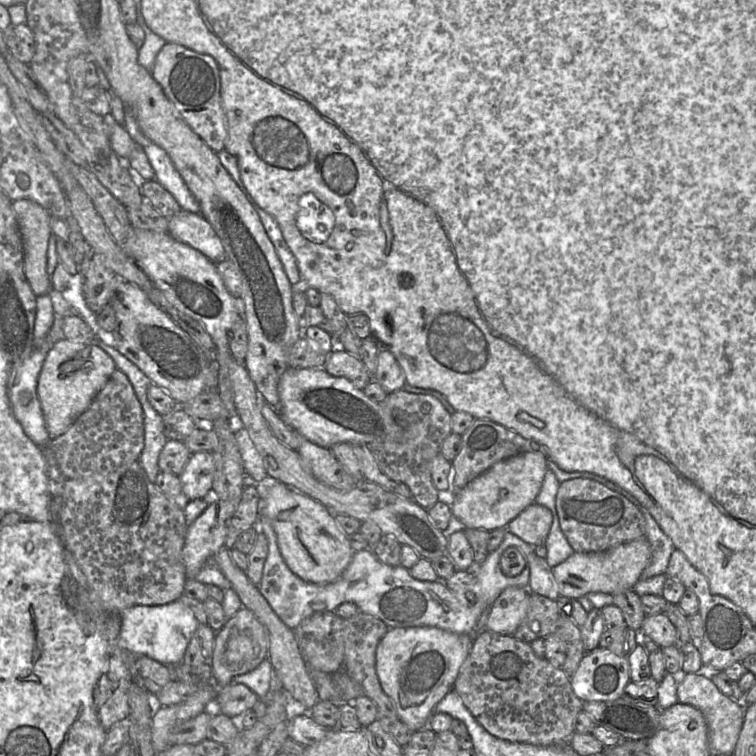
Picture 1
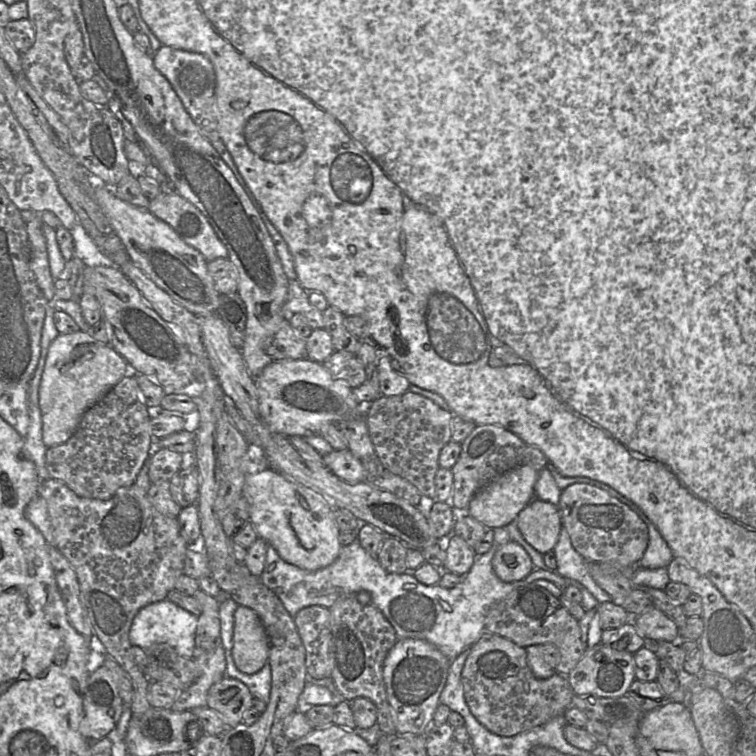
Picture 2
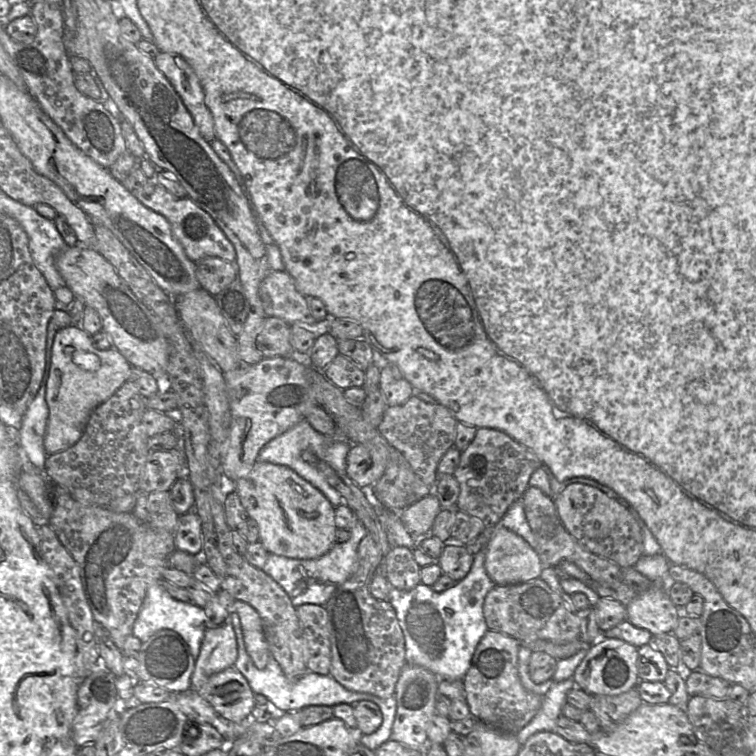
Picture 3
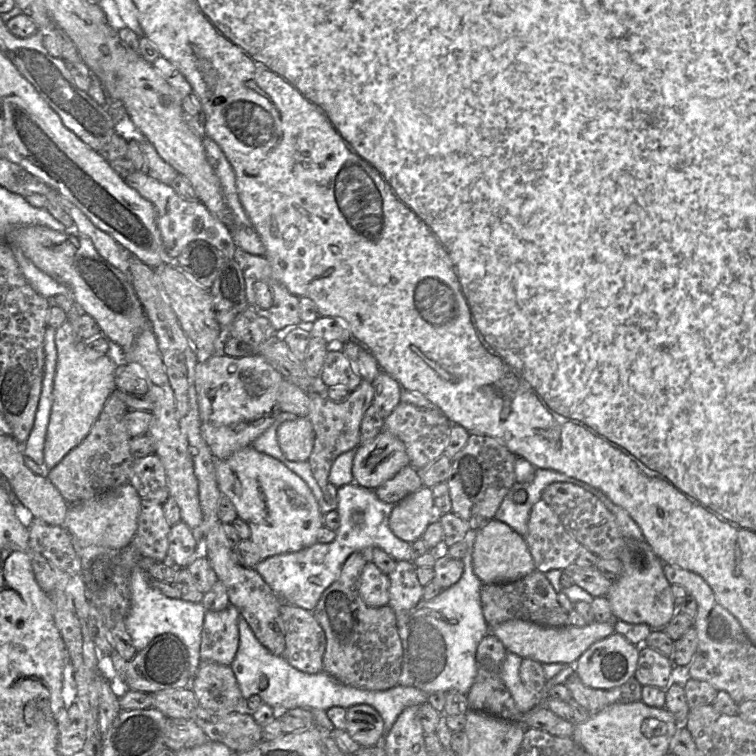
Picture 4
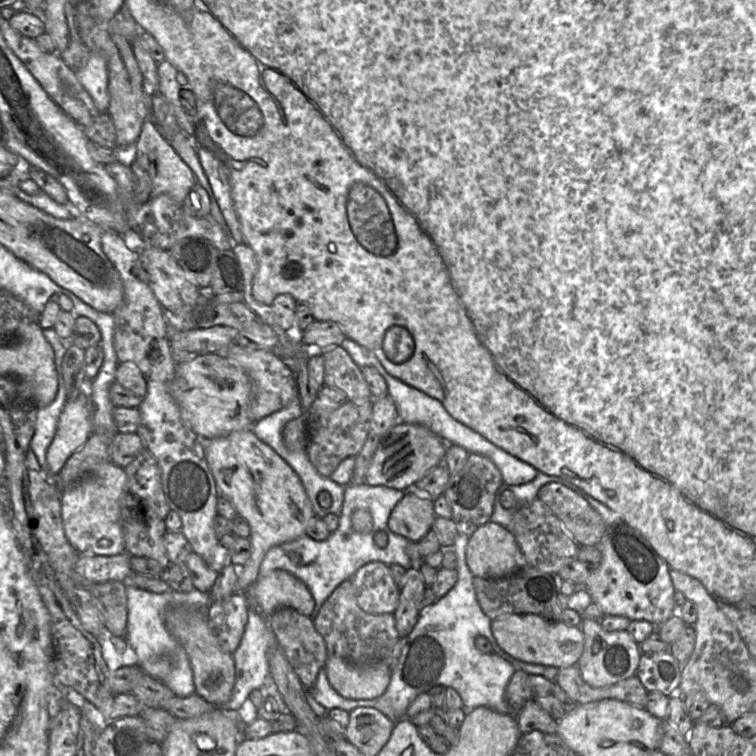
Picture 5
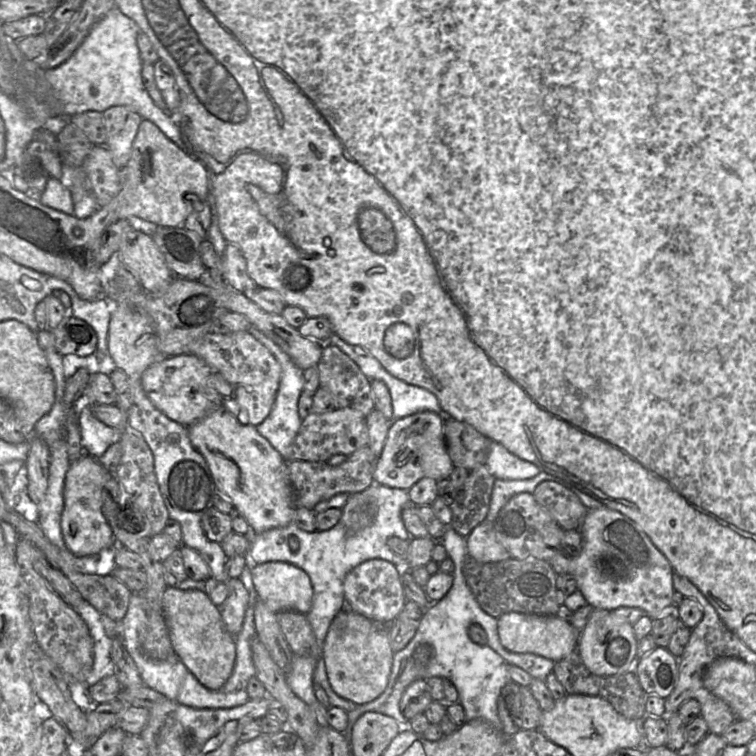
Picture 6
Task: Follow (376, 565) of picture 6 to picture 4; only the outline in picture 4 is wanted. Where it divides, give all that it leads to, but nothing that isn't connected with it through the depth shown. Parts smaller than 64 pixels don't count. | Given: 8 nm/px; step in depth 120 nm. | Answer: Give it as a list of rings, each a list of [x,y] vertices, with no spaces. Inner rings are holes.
[[[368,561],[359,581],[359,592],[363,601],[371,607],[389,604],[390,579],[374,562]]]

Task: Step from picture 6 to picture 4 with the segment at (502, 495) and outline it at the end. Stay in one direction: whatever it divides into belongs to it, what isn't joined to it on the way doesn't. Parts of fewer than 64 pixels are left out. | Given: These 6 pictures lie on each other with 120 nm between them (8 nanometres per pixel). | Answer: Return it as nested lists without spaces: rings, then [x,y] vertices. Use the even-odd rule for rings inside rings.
[[[536,469],[535,478],[530,483],[516,482],[503,499],[494,519],[510,526],[524,536],[527,533],[528,520],[533,505],[542,499],[544,489],[554,482],[572,483],[596,496],[598,488],[554,470]]]

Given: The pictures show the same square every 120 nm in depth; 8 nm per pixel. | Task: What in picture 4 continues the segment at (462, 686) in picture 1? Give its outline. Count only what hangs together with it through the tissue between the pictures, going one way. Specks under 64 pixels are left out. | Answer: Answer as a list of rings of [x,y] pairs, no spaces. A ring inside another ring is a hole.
[[[490,632],[480,641],[476,651],[477,673],[467,693],[469,709],[486,713],[507,721],[521,722],[523,714],[501,679],[501,667],[508,651],[502,642]]]

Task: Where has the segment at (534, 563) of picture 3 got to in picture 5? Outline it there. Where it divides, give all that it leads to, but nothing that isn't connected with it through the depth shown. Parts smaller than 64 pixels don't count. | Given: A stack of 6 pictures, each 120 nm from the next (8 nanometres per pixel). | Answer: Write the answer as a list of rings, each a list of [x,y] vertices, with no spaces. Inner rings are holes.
[[[492,520],[469,537],[466,561],[471,573],[481,578],[500,578],[528,565],[511,531]]]

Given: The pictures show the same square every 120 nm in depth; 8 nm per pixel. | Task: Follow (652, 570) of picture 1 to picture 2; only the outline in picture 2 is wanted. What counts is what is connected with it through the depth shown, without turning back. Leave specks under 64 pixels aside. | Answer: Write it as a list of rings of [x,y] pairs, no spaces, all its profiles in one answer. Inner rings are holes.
[[[622,498],[622,502],[627,504],[640,517],[640,519],[644,521],[649,531],[649,543],[647,549],[637,565],[647,569],[661,567],[667,568],[674,558],[674,555],[666,540],[662,537],[653,522],[635,503],[628,498]]]

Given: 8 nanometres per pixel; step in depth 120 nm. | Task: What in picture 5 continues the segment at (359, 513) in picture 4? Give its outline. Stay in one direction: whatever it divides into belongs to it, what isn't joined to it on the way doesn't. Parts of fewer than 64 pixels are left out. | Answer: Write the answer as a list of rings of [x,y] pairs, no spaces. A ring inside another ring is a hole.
[[[350,483],[345,487],[337,530],[325,541],[315,541],[305,534],[294,541],[272,547],[260,565],[259,575],[269,574],[273,570],[284,570],[304,582],[315,601],[314,611],[310,616],[314,620],[331,593],[343,581],[352,579],[363,565],[381,561],[386,564],[400,564],[406,569],[411,568],[415,563],[406,553],[410,540],[395,534],[388,527],[391,511],[405,493],[404,490],[384,485]],[[378,531],[384,531],[388,536],[388,544],[384,548],[375,544],[374,535]]]

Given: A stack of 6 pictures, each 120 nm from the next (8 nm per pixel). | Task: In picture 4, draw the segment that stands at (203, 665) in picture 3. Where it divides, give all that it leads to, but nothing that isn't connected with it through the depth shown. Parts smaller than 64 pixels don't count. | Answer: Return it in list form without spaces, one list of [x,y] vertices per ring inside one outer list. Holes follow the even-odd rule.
[[[229,605],[221,611],[206,611],[200,649],[201,662],[231,665],[239,648],[239,610]]]

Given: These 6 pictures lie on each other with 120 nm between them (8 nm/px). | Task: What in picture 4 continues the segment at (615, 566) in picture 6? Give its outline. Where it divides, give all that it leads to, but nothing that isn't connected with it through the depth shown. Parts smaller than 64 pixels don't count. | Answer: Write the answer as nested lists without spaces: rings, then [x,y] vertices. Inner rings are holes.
[[[624,538],[619,558],[623,571],[613,580],[606,597],[616,619],[629,624],[646,624],[651,629],[664,629],[678,611],[674,603],[671,584],[663,570],[663,562],[646,540]]]

